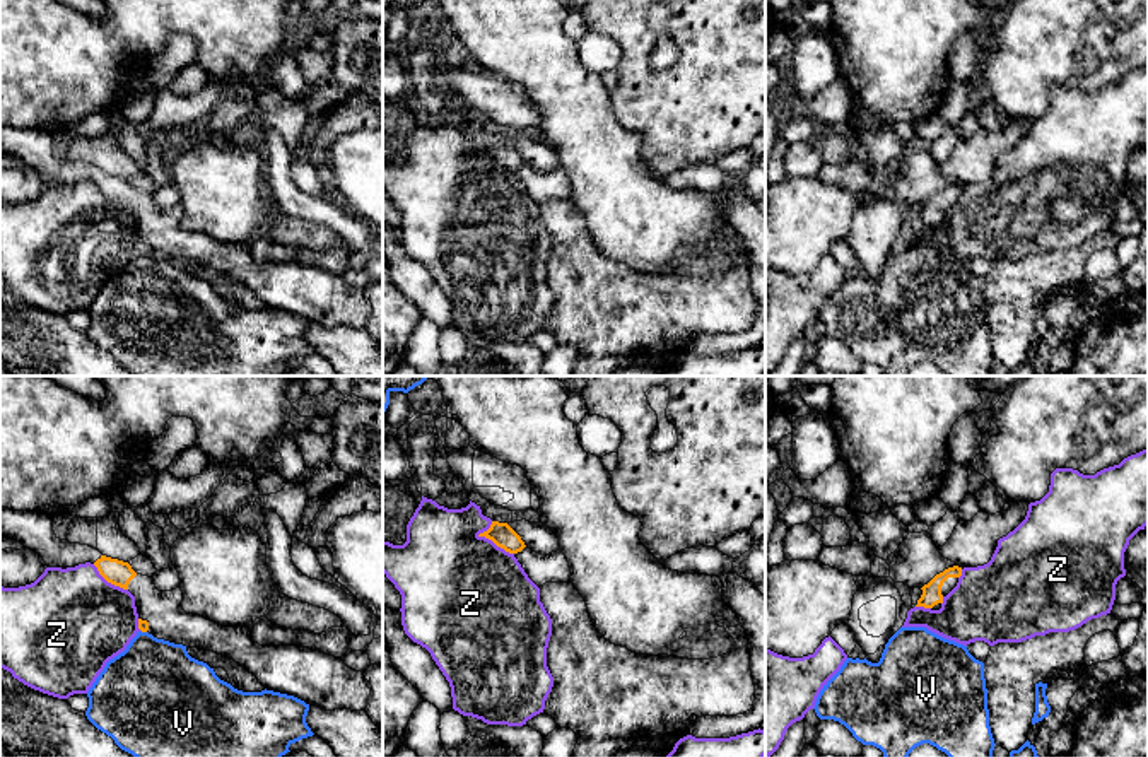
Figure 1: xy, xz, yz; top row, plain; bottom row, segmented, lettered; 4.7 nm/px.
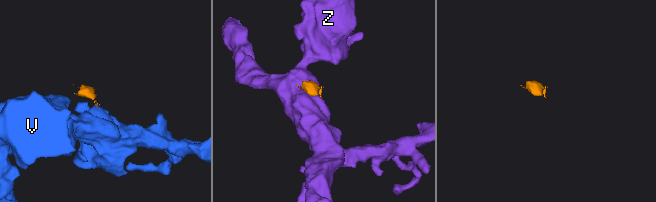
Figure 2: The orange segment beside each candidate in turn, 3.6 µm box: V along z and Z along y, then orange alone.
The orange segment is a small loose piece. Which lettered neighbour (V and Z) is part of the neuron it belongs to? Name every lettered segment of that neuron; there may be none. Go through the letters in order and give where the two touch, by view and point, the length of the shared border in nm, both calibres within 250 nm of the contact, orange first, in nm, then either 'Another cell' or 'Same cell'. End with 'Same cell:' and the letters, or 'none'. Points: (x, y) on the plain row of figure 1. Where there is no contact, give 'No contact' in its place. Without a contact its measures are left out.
V: Touches orange at xy (144, 248). Shared border 40 nm. Thickness 50 nm (orange) against 420 nm. Another cell
Z: Touches orange at xz (496, 161). Shared border 200 nm. Thickness 110 nm (orange) against 500 nm. Another cell
Same cell: none

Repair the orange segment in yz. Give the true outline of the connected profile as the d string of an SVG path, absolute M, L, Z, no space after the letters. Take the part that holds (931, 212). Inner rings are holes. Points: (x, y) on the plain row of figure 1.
M953 183L936 191L928 202L924 202L922 212L916 224L924 224L931 227L940 227L943 215L957 203L962 193L962 185Z

